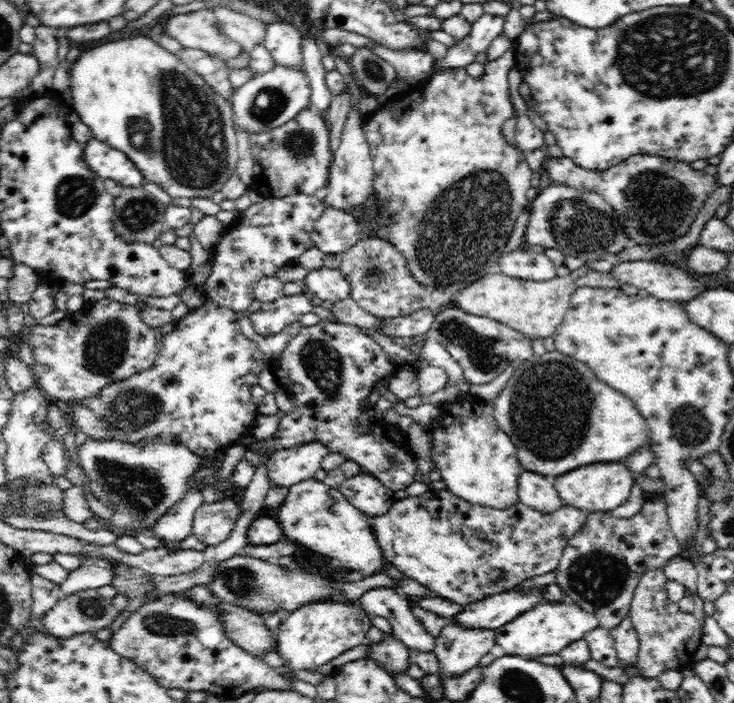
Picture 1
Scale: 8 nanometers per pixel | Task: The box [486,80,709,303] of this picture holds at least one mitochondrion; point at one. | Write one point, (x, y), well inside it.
(659, 204)

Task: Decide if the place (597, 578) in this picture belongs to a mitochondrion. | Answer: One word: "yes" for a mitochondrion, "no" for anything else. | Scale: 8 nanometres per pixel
yes

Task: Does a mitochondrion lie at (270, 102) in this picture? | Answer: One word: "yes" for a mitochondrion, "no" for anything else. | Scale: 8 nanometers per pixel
yes

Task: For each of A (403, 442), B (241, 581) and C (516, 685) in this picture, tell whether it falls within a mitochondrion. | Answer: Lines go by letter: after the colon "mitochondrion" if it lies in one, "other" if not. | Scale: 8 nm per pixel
A: other
B: mitochondrion
C: mitochondrion

